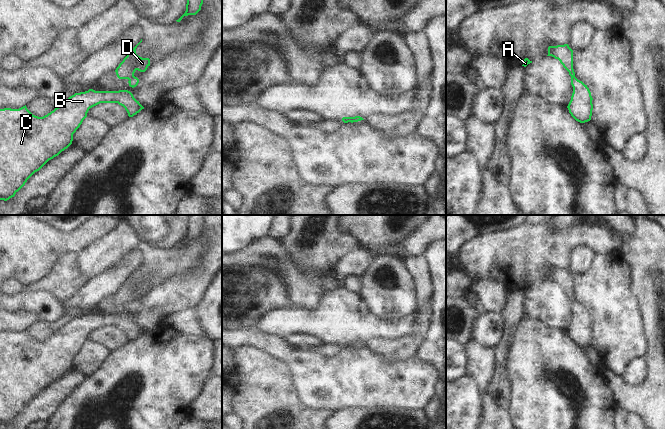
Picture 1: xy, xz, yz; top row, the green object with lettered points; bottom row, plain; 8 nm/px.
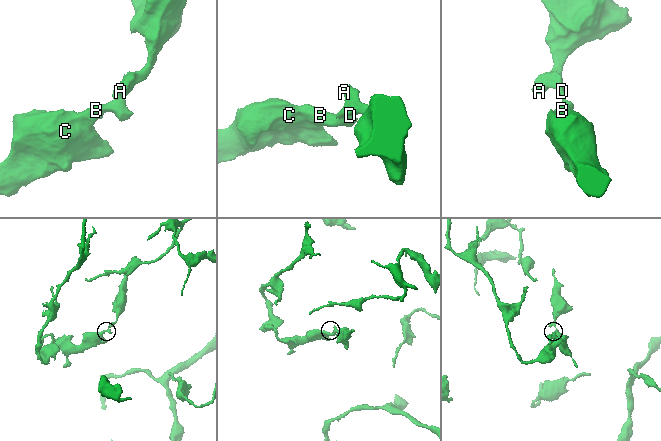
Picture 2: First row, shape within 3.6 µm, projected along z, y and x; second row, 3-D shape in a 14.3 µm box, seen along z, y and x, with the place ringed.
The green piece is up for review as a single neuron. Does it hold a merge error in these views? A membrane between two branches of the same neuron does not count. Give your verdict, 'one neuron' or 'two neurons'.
two neurons

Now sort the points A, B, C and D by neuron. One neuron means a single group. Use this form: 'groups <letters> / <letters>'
groups A D / B C

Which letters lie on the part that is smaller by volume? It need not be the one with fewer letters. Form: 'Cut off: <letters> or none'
Cut off: A, D

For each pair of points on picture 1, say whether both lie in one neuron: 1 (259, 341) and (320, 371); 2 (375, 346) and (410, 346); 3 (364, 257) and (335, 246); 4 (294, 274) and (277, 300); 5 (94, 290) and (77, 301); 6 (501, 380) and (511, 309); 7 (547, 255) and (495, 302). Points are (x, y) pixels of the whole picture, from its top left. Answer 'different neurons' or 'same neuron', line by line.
1: same neuron
2: same neuron
3: different neurons
4: different neurons
5: same neuron
6: same neuron
7: different neurons

